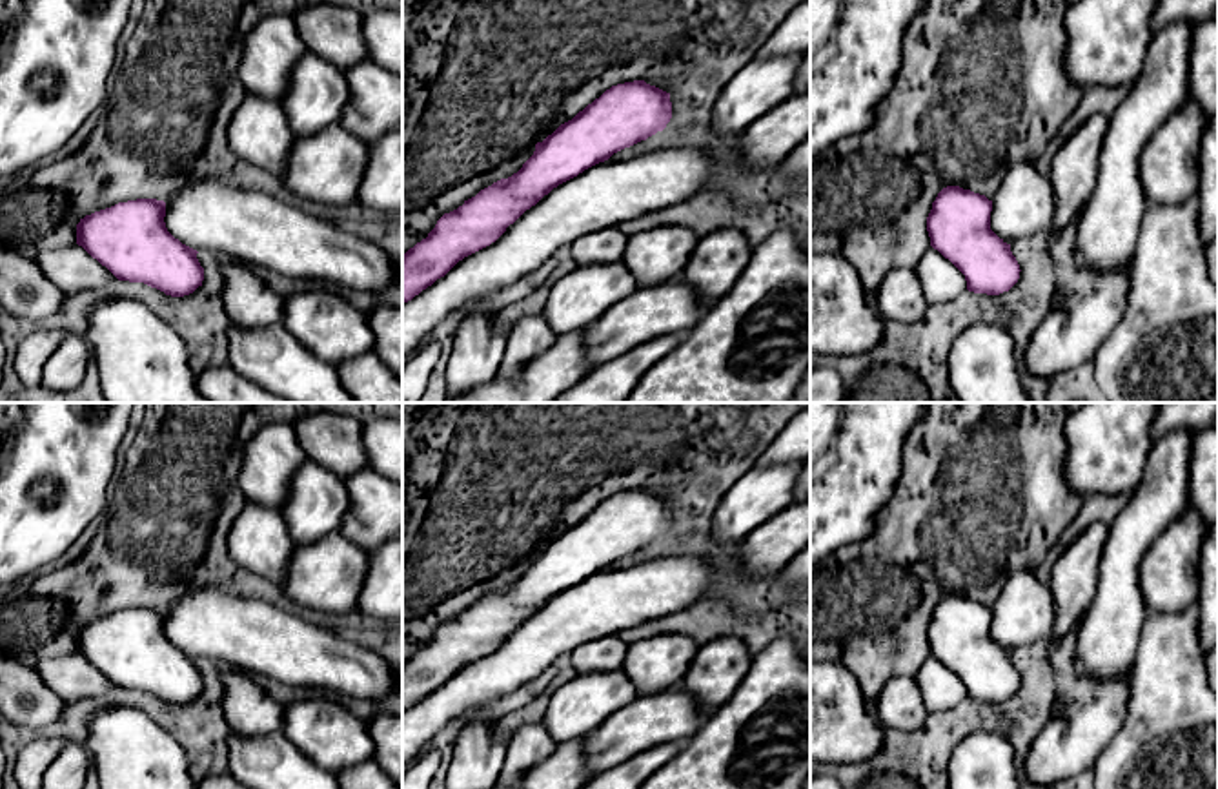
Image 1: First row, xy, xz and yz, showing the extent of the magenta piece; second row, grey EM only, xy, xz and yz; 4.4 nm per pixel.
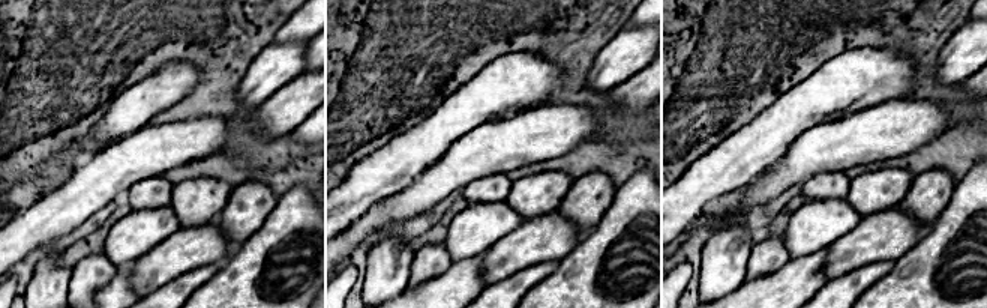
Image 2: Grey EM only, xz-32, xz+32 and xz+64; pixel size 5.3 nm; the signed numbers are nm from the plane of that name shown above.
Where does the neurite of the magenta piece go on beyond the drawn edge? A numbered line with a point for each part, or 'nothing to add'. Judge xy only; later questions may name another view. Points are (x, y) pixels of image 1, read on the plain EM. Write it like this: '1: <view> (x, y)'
nothing to add

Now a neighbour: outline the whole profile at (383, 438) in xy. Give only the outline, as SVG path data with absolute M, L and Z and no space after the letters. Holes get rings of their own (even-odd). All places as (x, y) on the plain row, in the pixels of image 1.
M371 419L362 425L370 468L402 487L402 419Z

